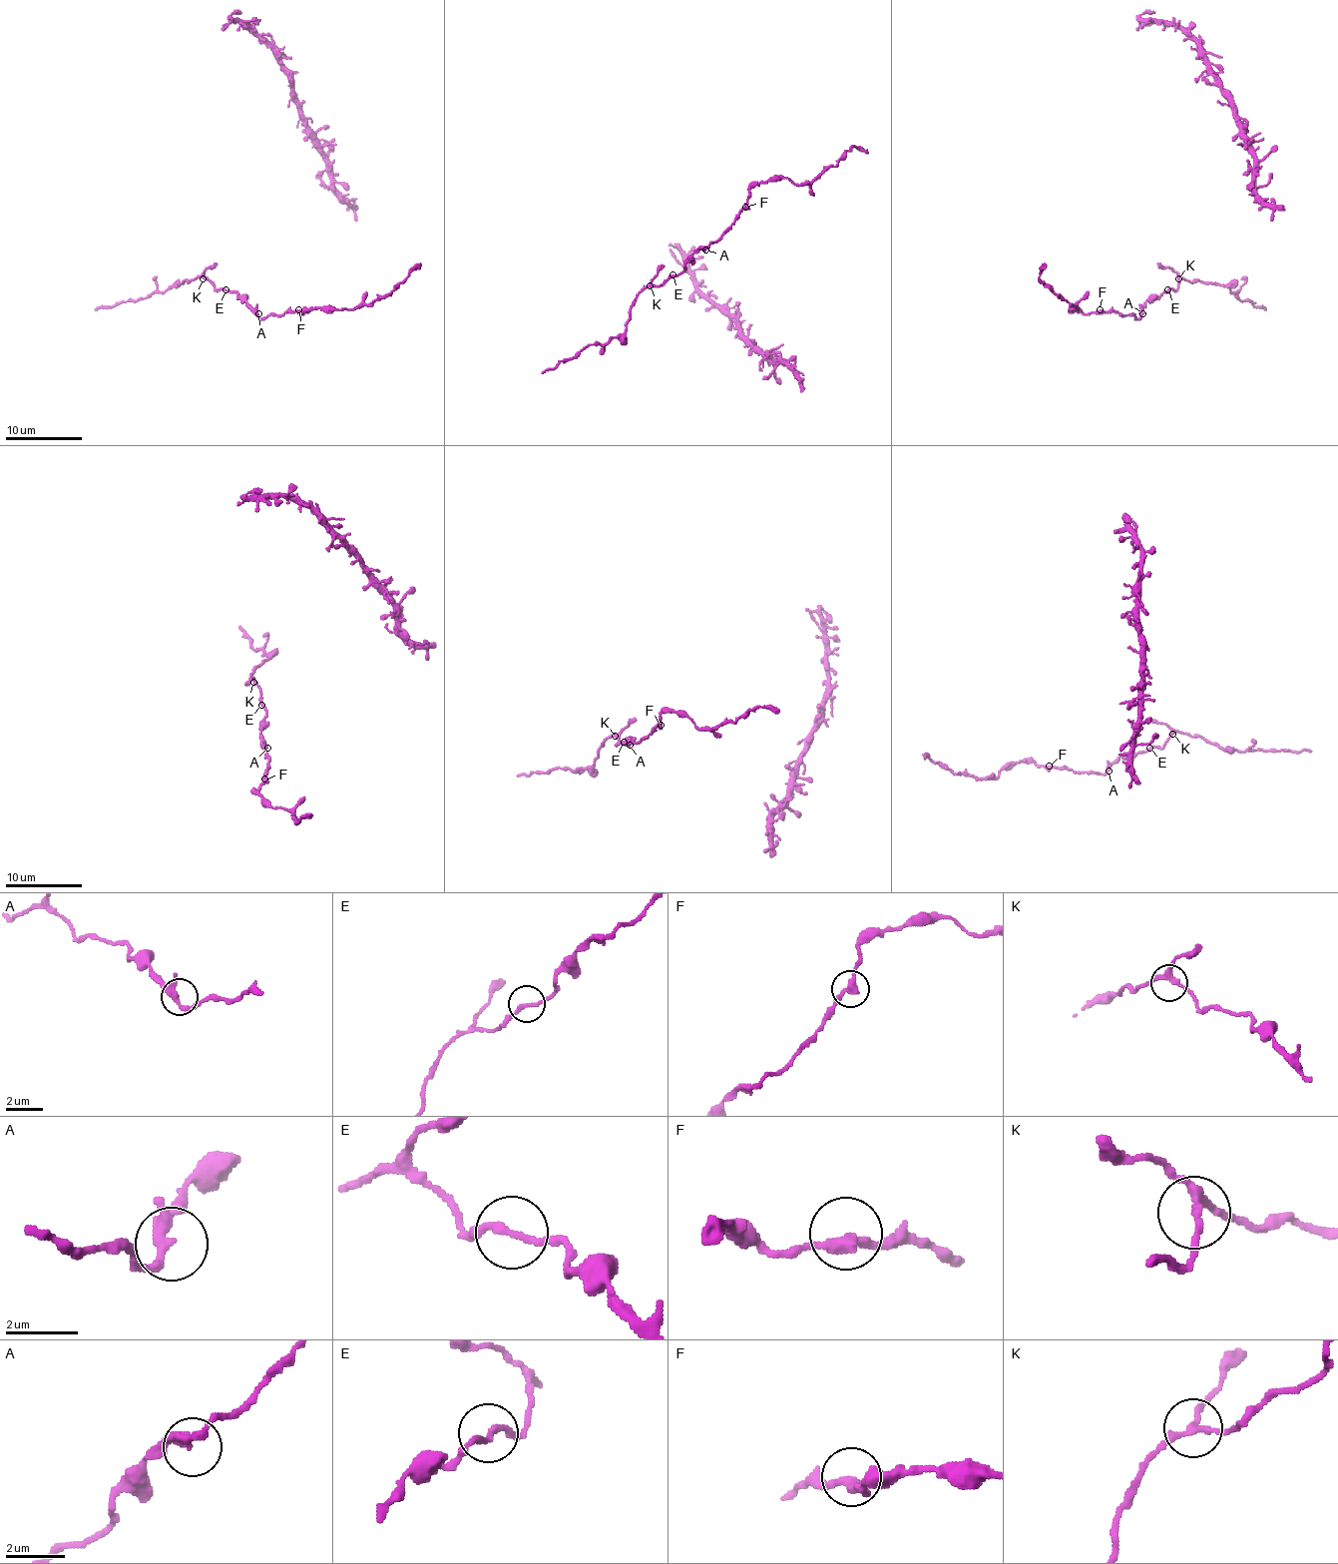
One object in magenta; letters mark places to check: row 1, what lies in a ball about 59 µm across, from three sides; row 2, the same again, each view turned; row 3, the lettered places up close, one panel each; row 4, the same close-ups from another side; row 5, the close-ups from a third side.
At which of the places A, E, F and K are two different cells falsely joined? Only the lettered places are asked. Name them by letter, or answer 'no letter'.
no letter

